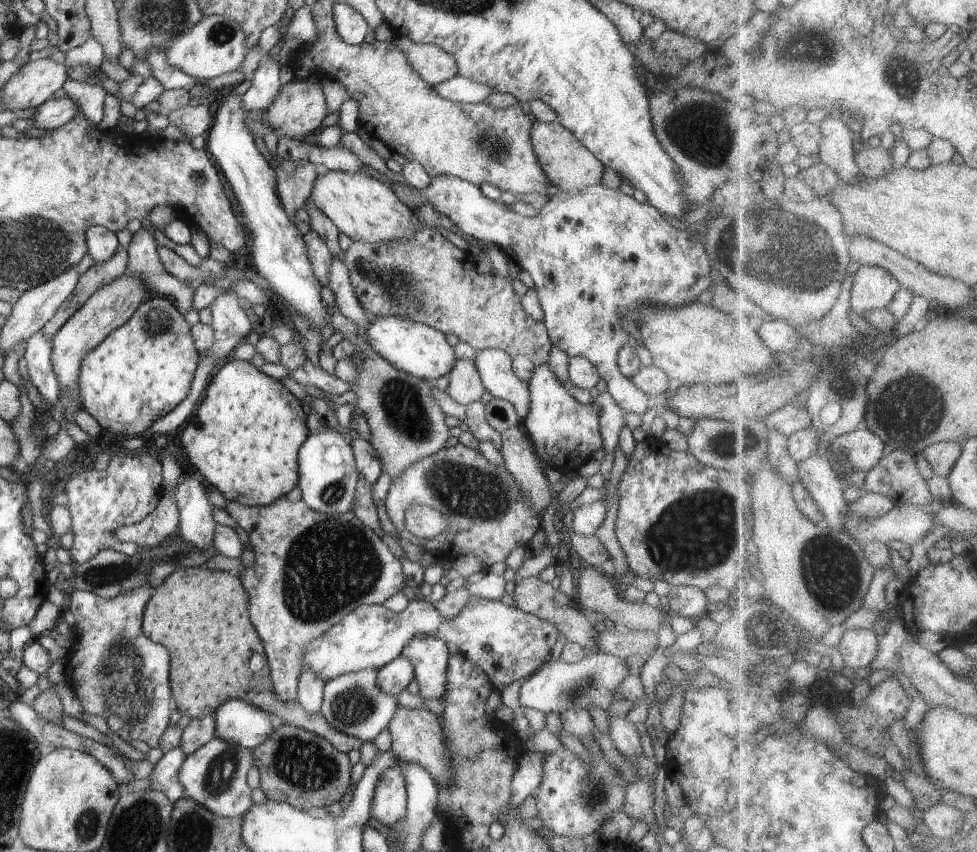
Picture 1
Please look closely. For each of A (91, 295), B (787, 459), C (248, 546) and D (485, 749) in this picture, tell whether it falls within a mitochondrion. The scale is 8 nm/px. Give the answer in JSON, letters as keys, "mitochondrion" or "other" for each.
{"A":"other","B":"other","C":"other","D":"mitochondrion"}

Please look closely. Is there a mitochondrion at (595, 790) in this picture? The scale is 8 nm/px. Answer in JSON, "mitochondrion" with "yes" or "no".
{"mitochondrion":"yes"}

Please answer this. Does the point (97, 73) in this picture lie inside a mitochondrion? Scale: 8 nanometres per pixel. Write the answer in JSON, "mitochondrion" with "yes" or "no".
{"mitochondrion":"no"}

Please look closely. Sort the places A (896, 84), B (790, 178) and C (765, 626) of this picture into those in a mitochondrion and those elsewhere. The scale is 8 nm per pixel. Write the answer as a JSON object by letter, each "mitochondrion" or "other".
{"A":"mitochondrion","B":"other","C":"mitochondrion"}

